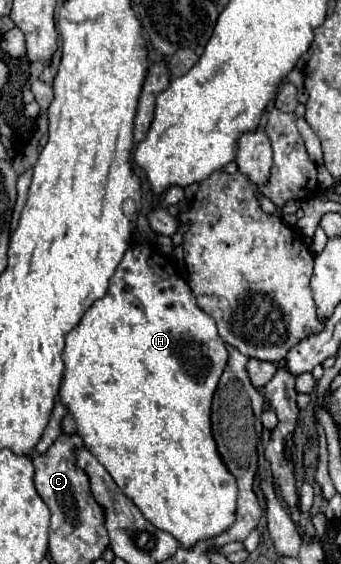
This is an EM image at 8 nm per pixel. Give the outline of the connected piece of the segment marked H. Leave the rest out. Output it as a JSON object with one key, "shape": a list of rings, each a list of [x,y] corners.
{"shape":[[[140,241],[132,243],[130,249],[124,253],[124,259],[118,265],[114,277],[110,279],[108,293],[102,299],[94,301],[94,305],[84,313],[80,323],[66,335],[66,347],[62,359],[64,359],[64,377],[58,395],[60,401],[68,407],[68,413],[76,421],[76,433],[82,437],[84,447],[88,447],[88,451],[92,451],[92,455],[106,467],[106,471],[112,475],[112,479],[124,491],[124,495],[128,495],[136,503],[142,515],[154,527],[174,535],[182,547],[192,547],[198,541],[210,539],[212,535],[220,535],[222,531],[226,531],[236,519],[236,479],[232,479],[230,471],[224,471],[224,463],[220,463],[220,455],[216,455],[216,443],[210,431],[210,403],[218,379],[226,367],[228,351],[226,351],[226,343],[216,331],[214,319],[196,305],[196,299],[186,279],[176,271],[172,259],[162,257],[150,243],[140,243]]]}

